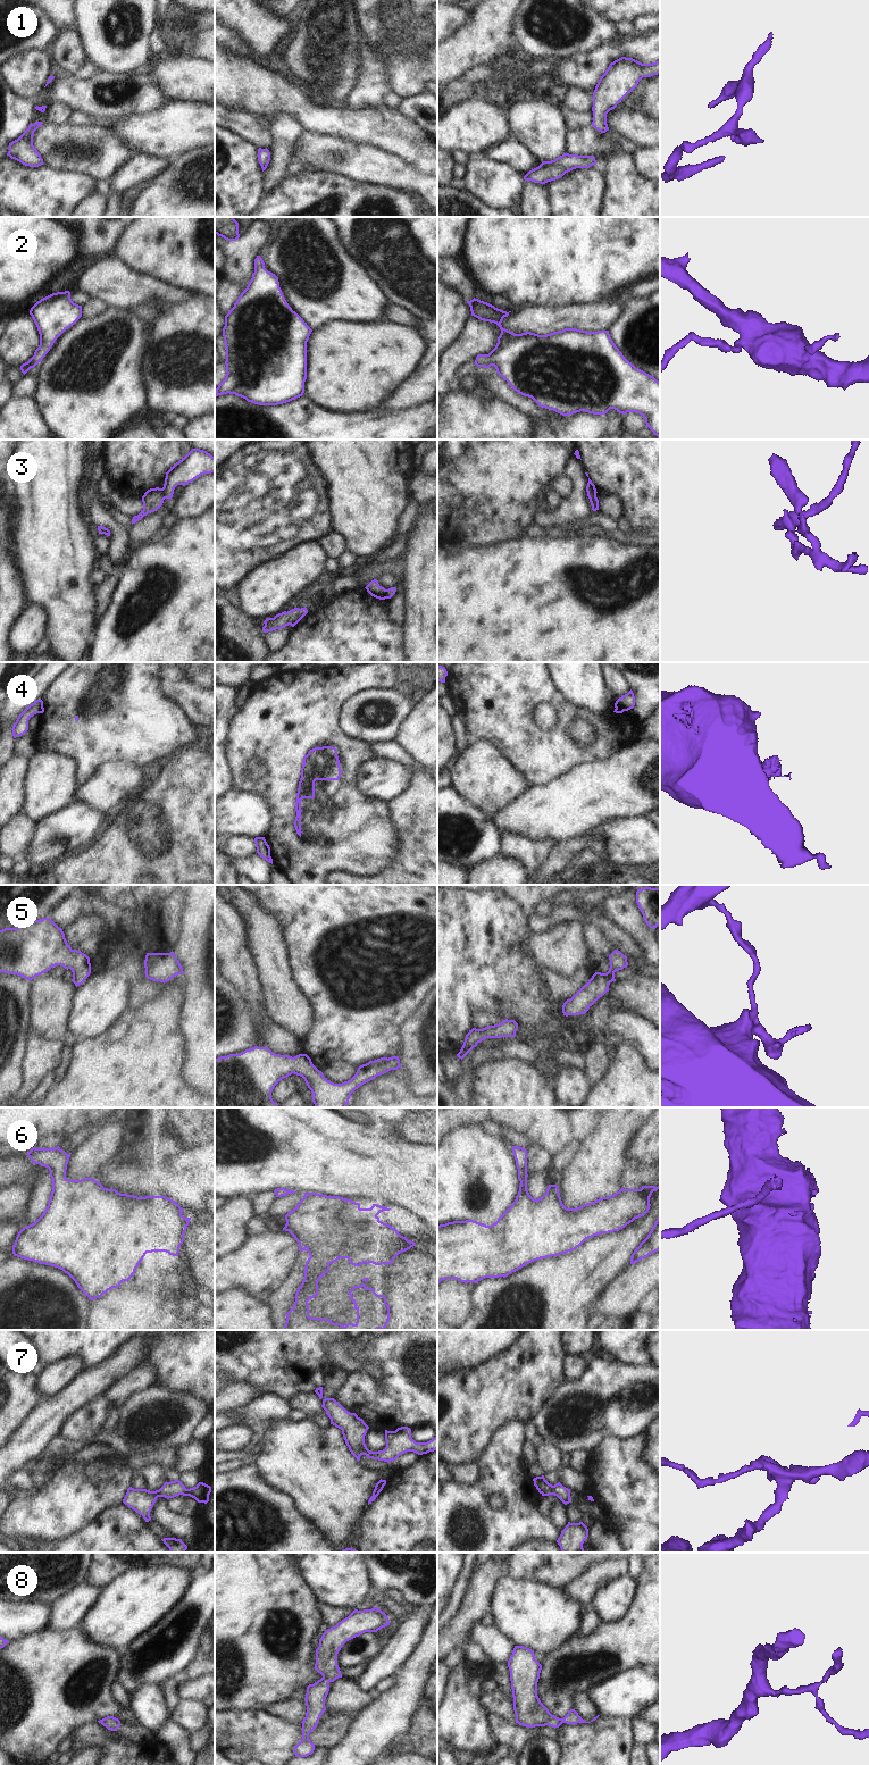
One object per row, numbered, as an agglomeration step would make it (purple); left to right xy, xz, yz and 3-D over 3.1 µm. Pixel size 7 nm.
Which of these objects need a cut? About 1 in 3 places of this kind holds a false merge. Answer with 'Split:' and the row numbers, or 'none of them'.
Split: 3, 4

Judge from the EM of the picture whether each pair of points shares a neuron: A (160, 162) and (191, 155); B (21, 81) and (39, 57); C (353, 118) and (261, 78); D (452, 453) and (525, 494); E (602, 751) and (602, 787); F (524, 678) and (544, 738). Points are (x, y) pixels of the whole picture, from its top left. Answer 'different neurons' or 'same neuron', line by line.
A: different neurons
B: same neuron
C: same neuron
D: different neurons
E: different neurons
F: same neuron

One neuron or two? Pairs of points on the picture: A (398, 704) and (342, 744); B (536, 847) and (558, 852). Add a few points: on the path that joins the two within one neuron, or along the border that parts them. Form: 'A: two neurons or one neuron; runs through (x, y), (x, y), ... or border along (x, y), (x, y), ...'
A: two neurons; border along (340, 712), (339, 728), (344, 734), (369, 744)
B: two neurons; border along (554, 845), (548, 856), (539, 864)

